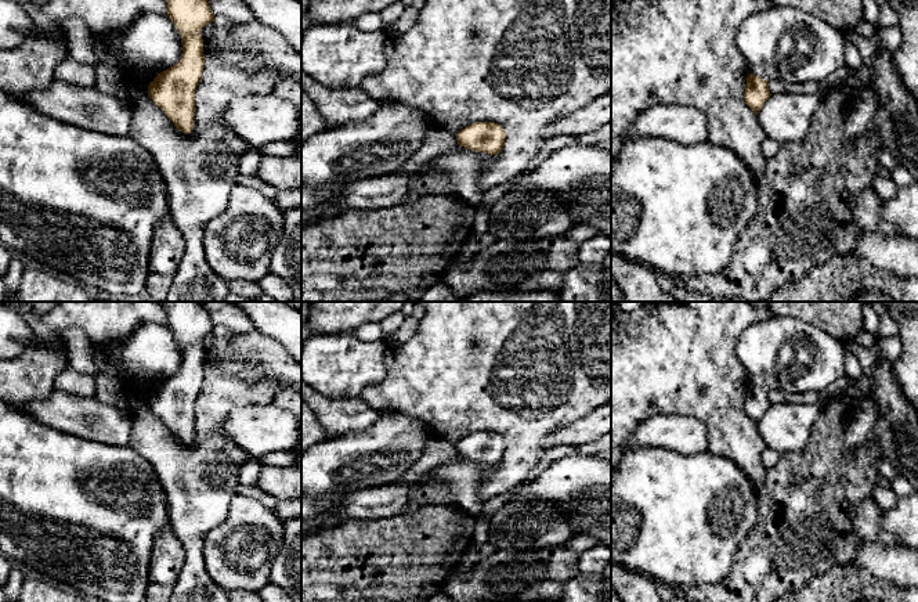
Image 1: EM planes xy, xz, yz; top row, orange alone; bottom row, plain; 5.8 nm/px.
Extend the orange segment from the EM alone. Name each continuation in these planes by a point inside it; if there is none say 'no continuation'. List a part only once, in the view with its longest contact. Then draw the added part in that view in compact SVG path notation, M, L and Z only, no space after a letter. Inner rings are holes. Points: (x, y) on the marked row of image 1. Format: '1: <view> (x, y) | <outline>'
no continuation

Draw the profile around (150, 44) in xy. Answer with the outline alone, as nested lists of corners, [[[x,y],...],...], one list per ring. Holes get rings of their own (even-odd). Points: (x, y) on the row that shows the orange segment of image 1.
[[[142,14],[120,30],[90,30],[100,64],[120,69],[124,75],[140,72],[160,73],[181,60],[182,42],[173,21],[167,15]]]

